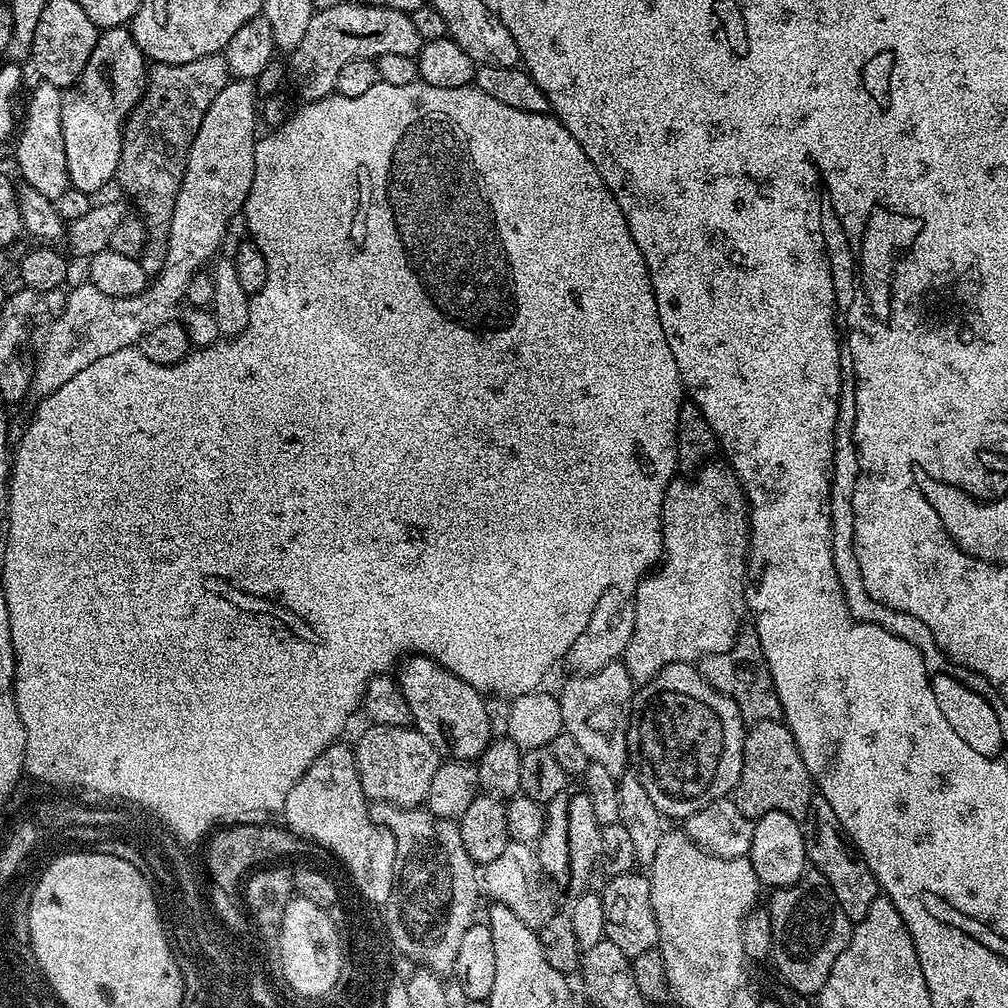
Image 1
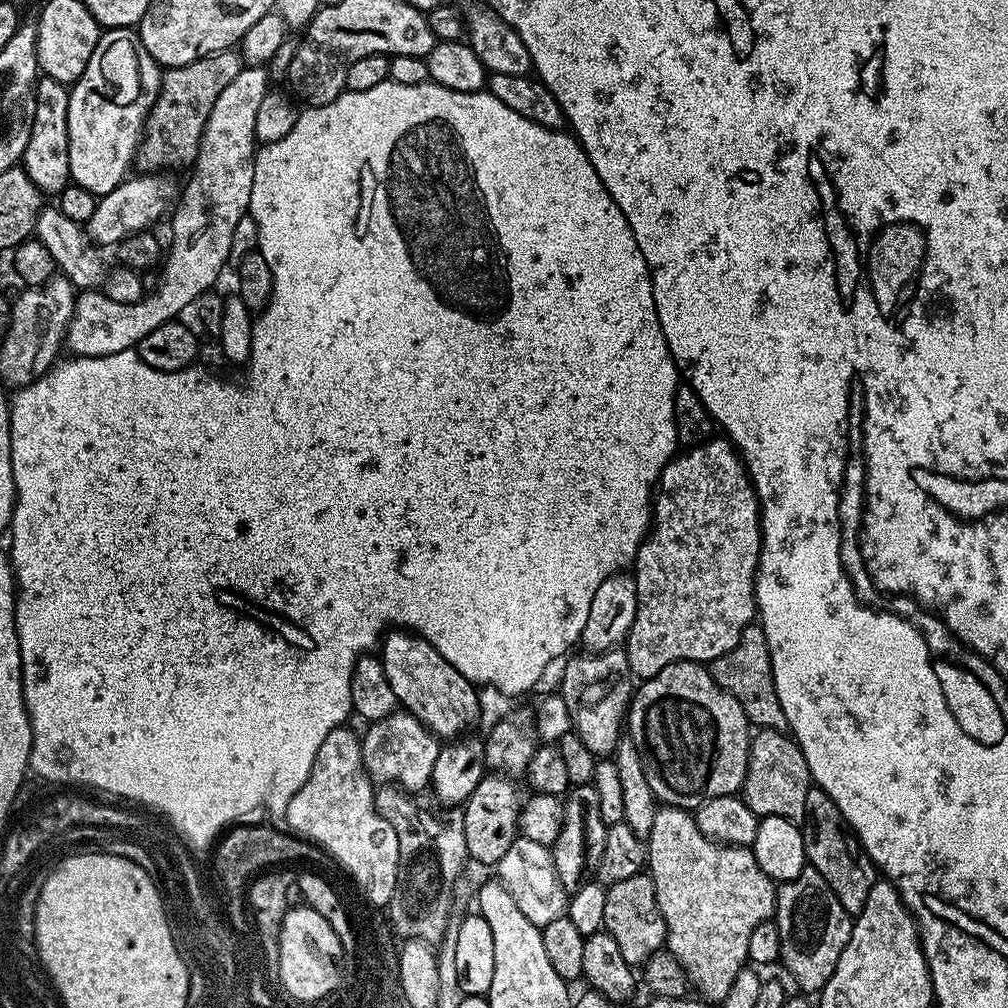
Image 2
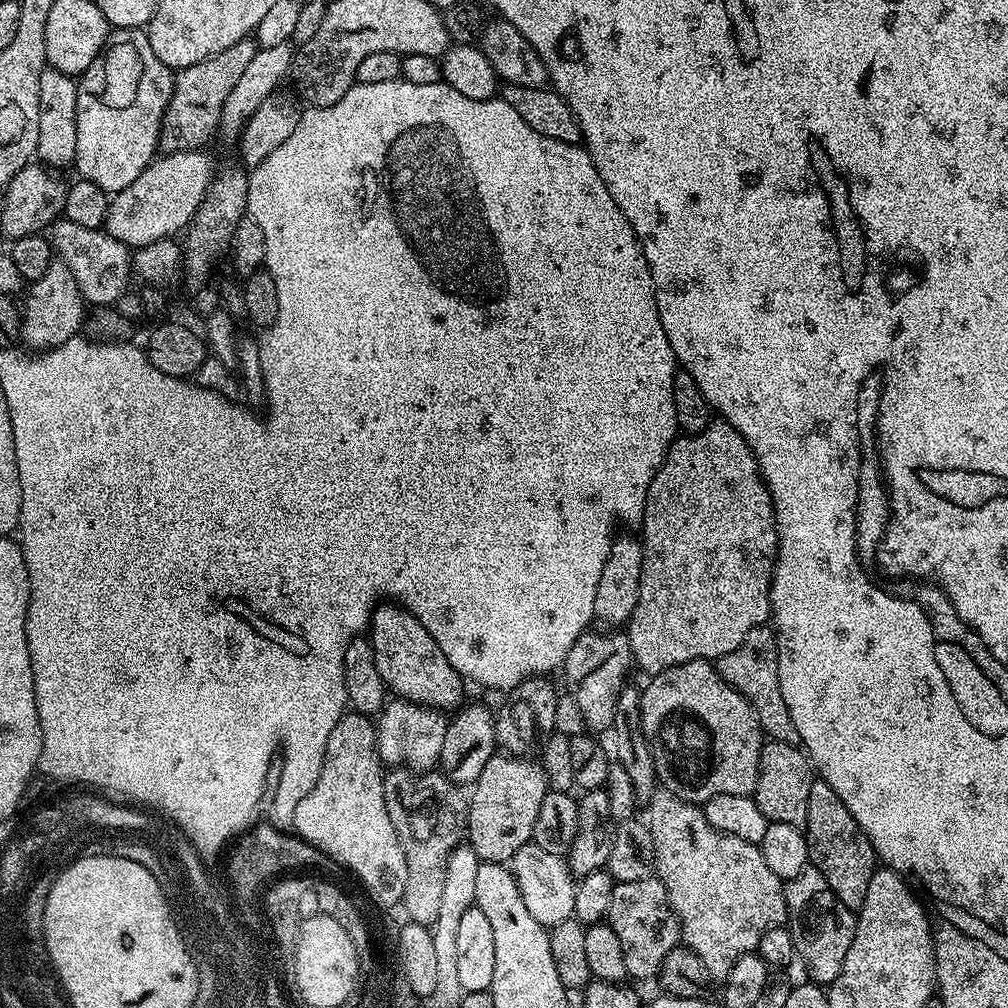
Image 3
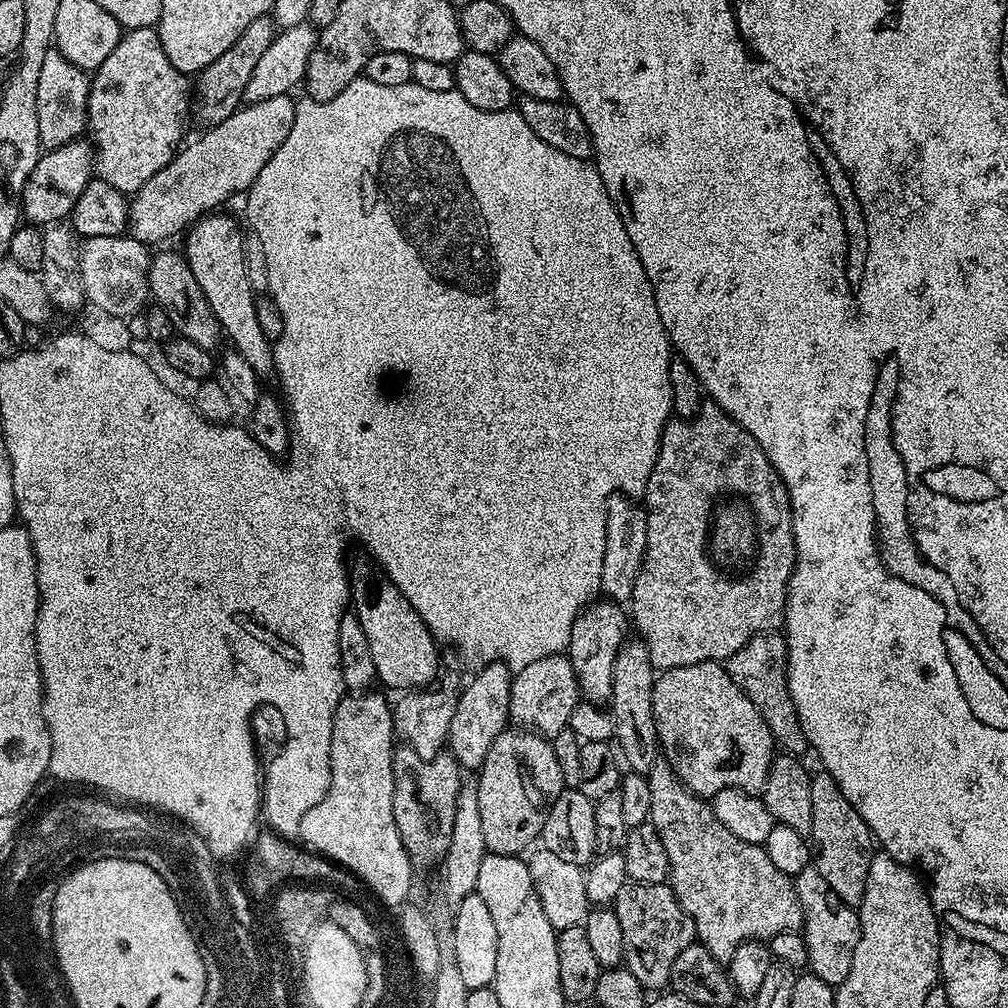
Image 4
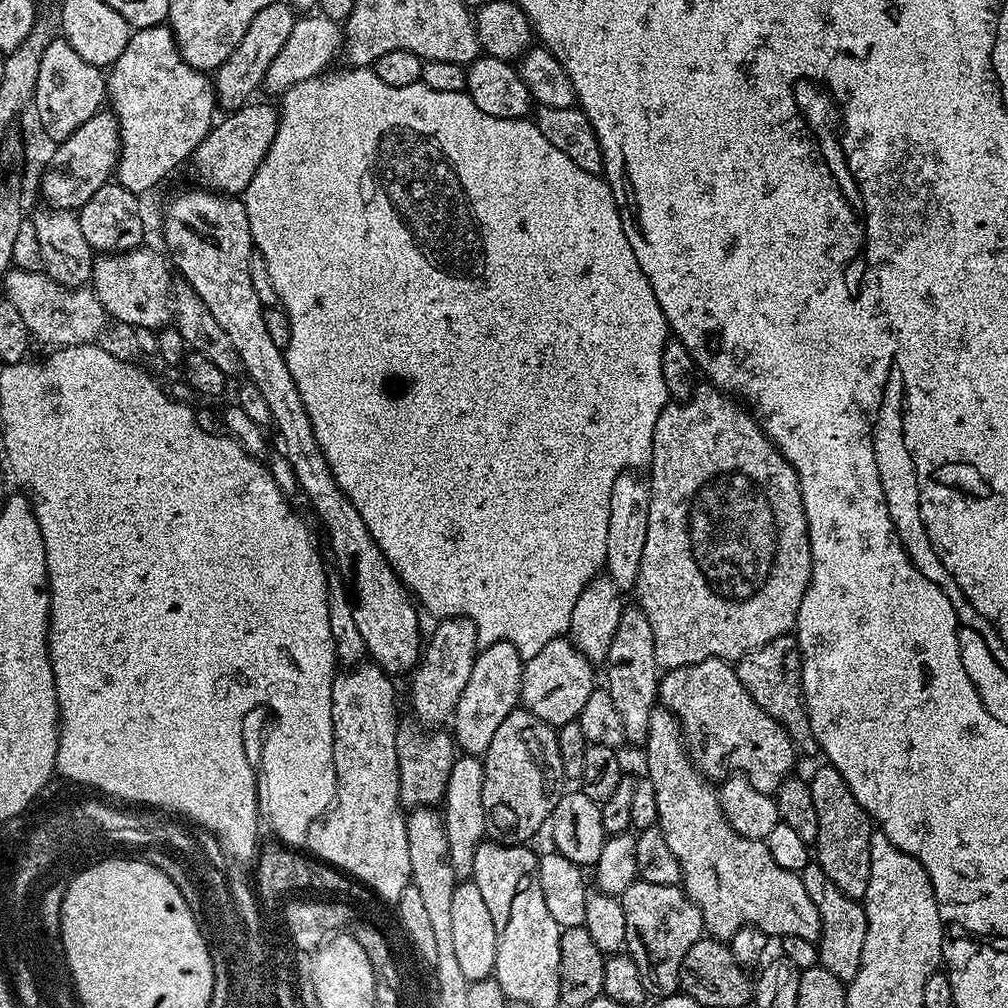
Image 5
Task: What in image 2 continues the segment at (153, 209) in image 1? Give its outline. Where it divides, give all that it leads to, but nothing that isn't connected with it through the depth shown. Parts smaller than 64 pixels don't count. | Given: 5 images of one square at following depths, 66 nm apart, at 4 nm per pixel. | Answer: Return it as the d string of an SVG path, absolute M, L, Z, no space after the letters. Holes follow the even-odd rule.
M229 50L227 52L215 52L213 56L207 56L206 58L198 58L194 62L190 62L186 66L178 66L177 68L167 69L160 77L160 93L158 98L154 102L154 106L149 110L148 117L144 123L144 138L140 142L139 148L136 150L136 159L134 161L135 167L144 174L160 174L165 170L172 170L168 168L180 168L191 165L195 161L198 154L198 146L200 145L200 139L204 133L204 127L206 126L206 120L210 118L210 110L214 110L214 101L218 99L218 94L222 94L222 90L226 90L226 86L230 86L230 82L234 77L238 75L242 67L242 57L239 51Z

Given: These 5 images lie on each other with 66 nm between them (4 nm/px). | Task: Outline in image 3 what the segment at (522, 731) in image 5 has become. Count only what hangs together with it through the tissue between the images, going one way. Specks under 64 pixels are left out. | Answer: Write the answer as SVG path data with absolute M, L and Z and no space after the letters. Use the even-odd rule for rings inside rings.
M497 754L482 766L482 774L476 779L470 792L468 801L468 827L466 842L477 854L477 858L486 864L507 865L533 839L532 831L538 814L542 808L544 796L550 791L547 776L544 775L543 763L532 761L532 758L514 756L511 754Z

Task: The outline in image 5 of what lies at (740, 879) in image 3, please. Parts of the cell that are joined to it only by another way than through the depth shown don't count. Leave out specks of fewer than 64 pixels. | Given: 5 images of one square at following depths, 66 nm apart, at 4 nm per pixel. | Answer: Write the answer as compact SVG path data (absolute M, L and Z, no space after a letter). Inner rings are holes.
M653 708L648 741L642 745L642 752L648 759L646 778L654 782L654 790L658 794L657 825L666 838L666 846L670 846L678 858L684 893L698 906L704 919L705 933L709 937L728 942L739 928L753 924L770 938L793 936L806 938L806 942L819 941L822 918L818 914L818 906L814 906L814 898L810 898L810 894L806 894L806 886L802 886L800 873L782 870L782 866L770 858L765 841L742 838L738 830L728 825L713 781L696 767L686 747L681 726L669 708Z

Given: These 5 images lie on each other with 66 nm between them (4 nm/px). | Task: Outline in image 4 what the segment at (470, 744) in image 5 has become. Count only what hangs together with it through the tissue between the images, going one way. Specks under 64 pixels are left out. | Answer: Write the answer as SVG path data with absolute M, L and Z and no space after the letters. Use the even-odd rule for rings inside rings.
M503 662L486 664L475 675L476 677L465 686L464 692L462 688L456 697L456 709L454 718L450 721L446 745L447 751L451 752L464 770L479 770L486 753L490 751L490 746L494 746L494 738L510 724L508 703L513 673L508 665Z

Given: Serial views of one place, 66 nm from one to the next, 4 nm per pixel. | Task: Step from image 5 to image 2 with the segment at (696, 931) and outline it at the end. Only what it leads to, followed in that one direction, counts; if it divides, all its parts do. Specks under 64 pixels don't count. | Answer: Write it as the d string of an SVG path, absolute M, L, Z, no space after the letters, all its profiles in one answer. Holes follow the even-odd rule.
M651 875L622 878L607 885L603 931L609 932L622 950L622 958L633 966L642 966L654 953L665 947L668 931L658 908L658 894Z

